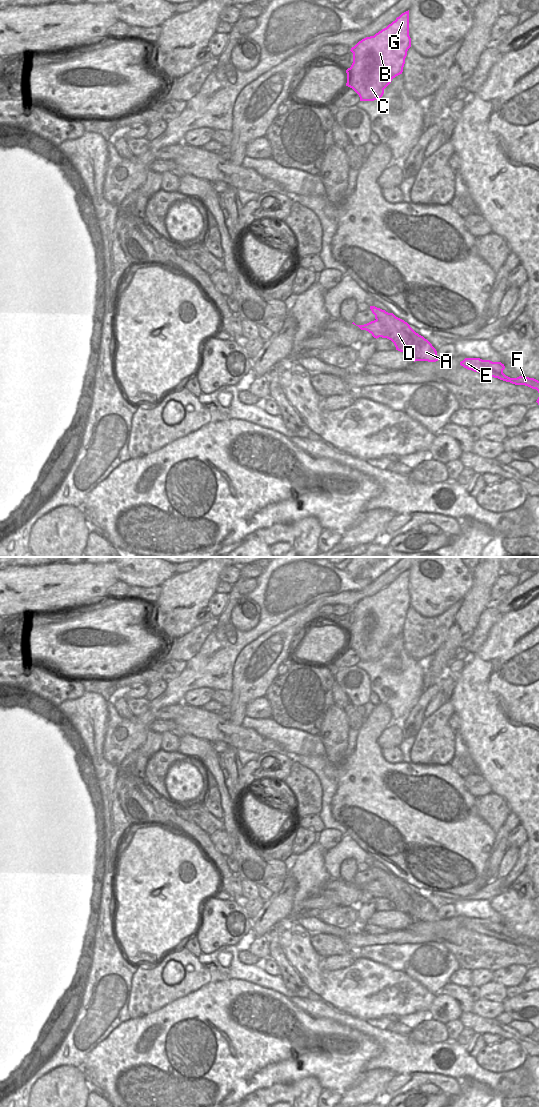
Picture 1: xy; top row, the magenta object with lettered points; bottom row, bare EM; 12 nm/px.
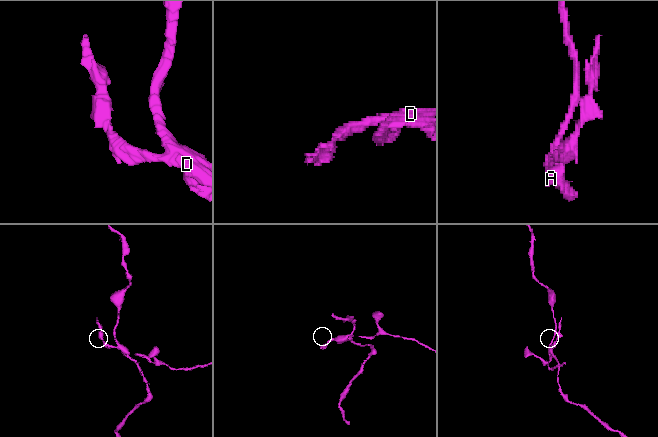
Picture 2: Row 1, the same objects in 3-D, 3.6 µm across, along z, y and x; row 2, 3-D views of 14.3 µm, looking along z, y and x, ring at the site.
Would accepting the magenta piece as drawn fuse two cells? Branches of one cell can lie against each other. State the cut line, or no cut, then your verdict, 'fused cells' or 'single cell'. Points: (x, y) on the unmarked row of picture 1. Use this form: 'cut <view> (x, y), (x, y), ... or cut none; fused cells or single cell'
cut xy (404, 890), (404, 895), (413, 907), (412, 915), (417, 920); fused cells

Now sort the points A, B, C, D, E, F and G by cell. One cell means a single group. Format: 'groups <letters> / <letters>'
groups A E F / B C D G

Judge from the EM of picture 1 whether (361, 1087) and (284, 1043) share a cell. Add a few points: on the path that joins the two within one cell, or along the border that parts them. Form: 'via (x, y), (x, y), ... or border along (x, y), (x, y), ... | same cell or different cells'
border along (366, 1070), (362, 1071), (353, 1084), (342, 1094) | different cells

